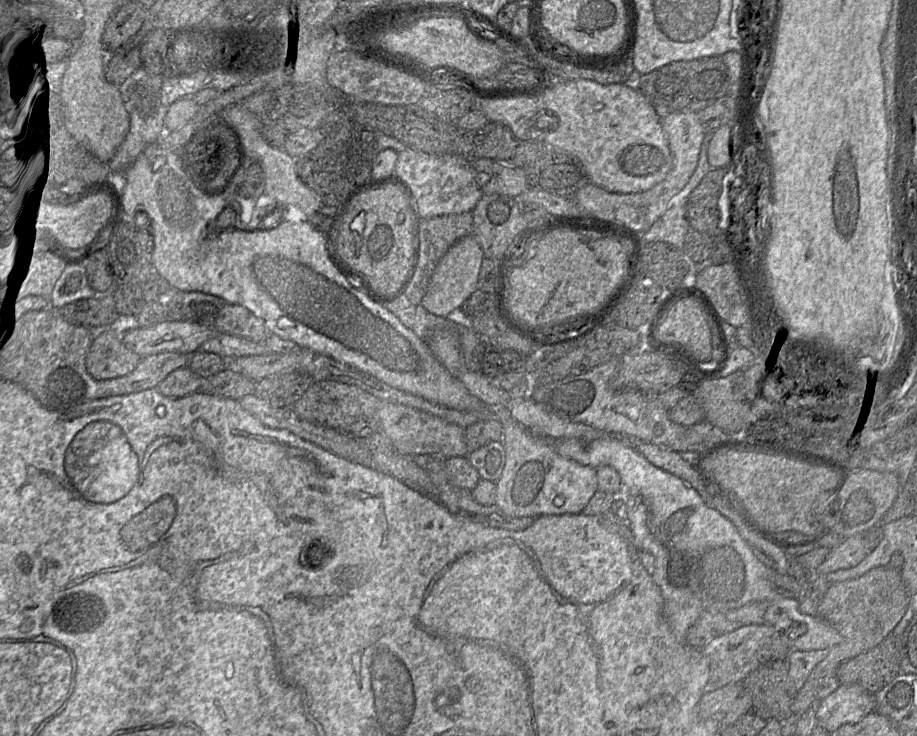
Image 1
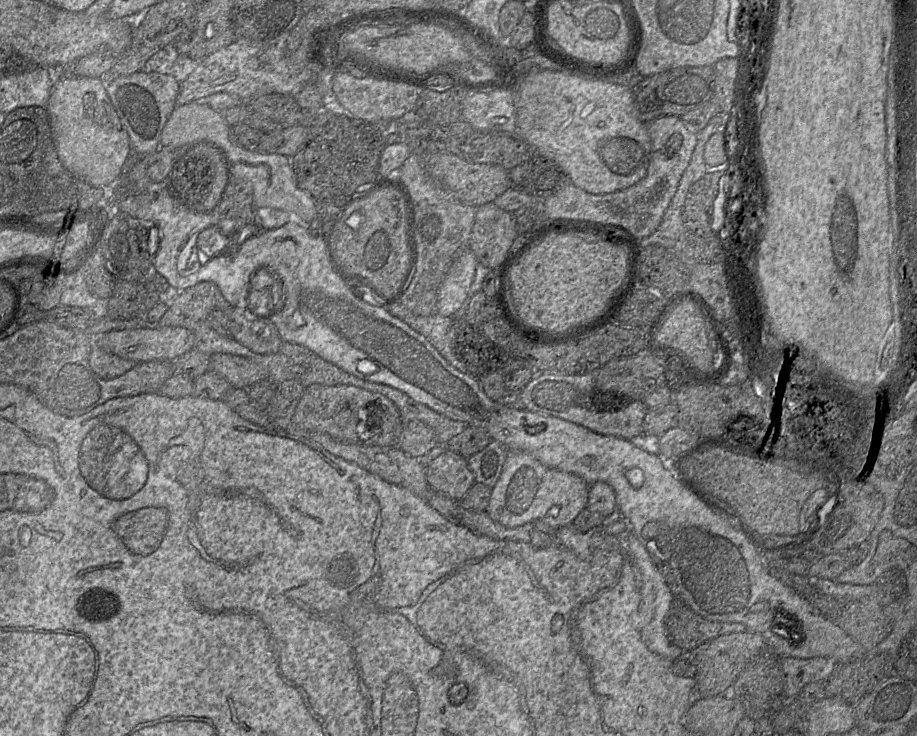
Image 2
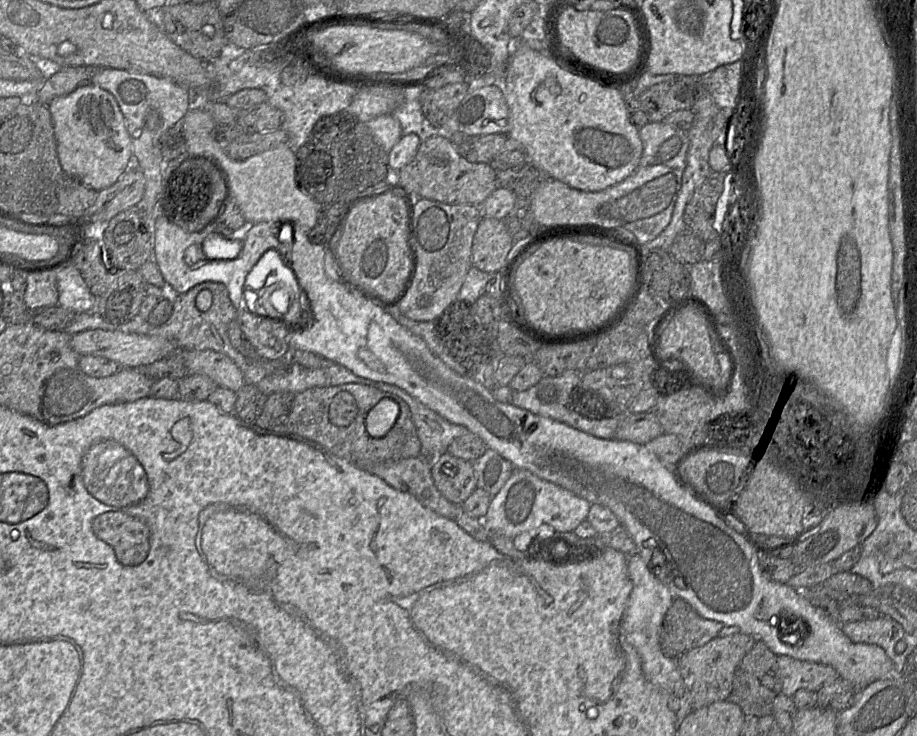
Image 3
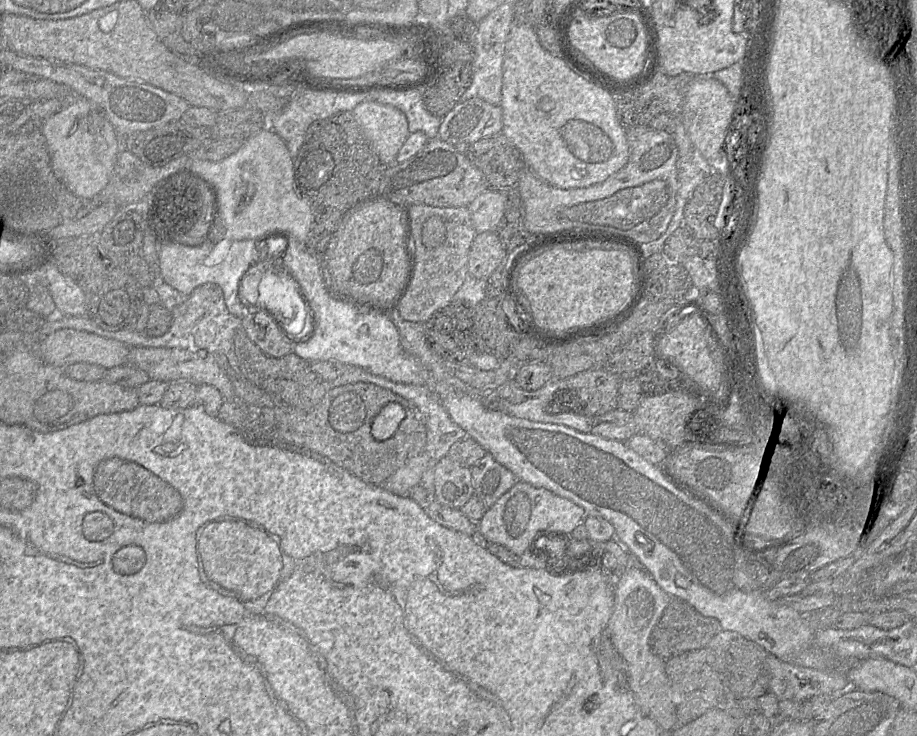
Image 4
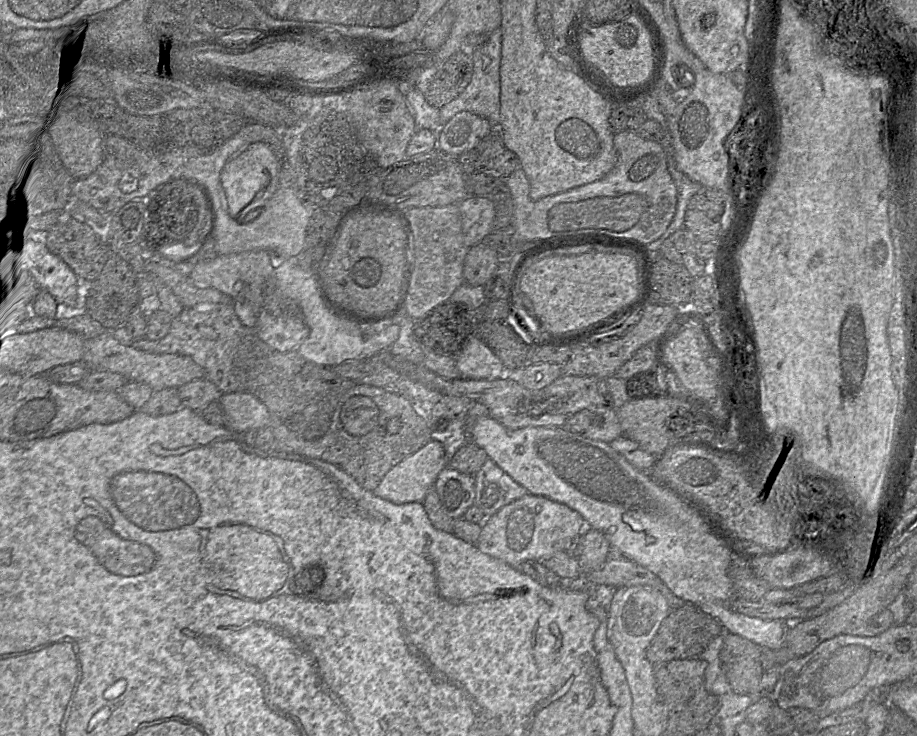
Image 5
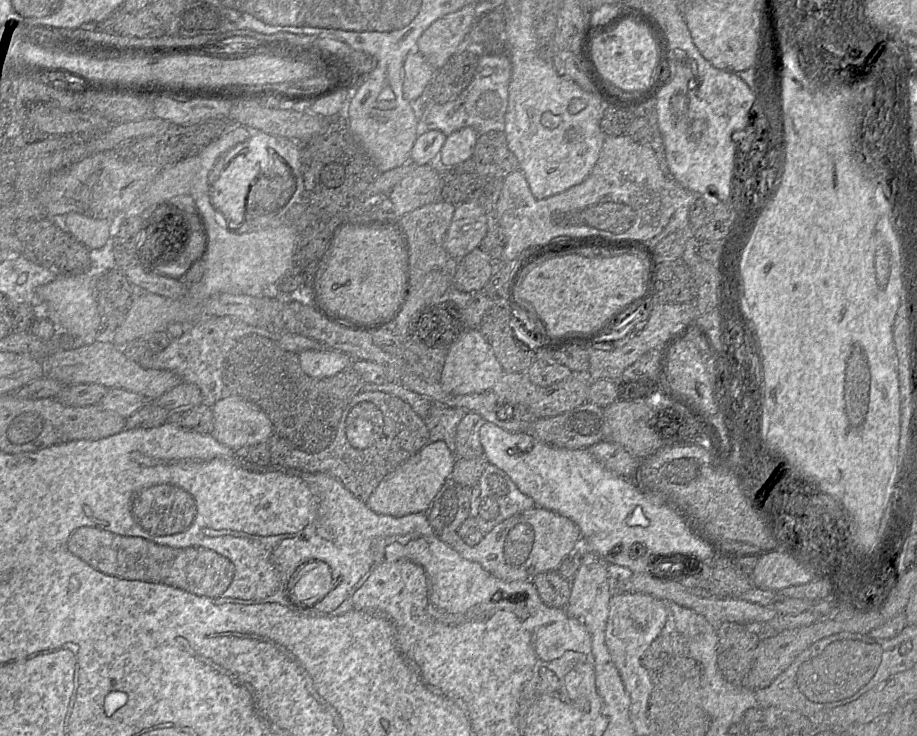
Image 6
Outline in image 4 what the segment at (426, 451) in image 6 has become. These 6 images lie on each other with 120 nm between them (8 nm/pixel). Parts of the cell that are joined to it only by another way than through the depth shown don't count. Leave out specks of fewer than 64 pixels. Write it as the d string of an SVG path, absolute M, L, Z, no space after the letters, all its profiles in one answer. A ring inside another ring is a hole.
M424 450L394 472L383 486L399 496L409 496L410 490L421 483L422 476L429 467L431 458Z

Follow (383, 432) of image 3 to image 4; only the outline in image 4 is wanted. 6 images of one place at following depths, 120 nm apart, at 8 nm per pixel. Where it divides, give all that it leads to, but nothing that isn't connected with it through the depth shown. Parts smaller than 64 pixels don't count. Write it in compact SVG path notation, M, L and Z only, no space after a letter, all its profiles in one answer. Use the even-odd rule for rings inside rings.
M357 382L331 388L311 411L283 405L275 406L274 411L279 441L315 451L372 485L384 485L408 460L424 451L426 444L426 429L416 407L402 396L372 383Z

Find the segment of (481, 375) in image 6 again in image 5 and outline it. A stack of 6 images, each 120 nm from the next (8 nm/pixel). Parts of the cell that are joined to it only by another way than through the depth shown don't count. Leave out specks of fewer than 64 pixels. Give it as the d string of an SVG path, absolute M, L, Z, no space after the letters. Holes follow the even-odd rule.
M469 335L454 357L460 377L474 380L492 380L506 374L501 360L475 335Z

